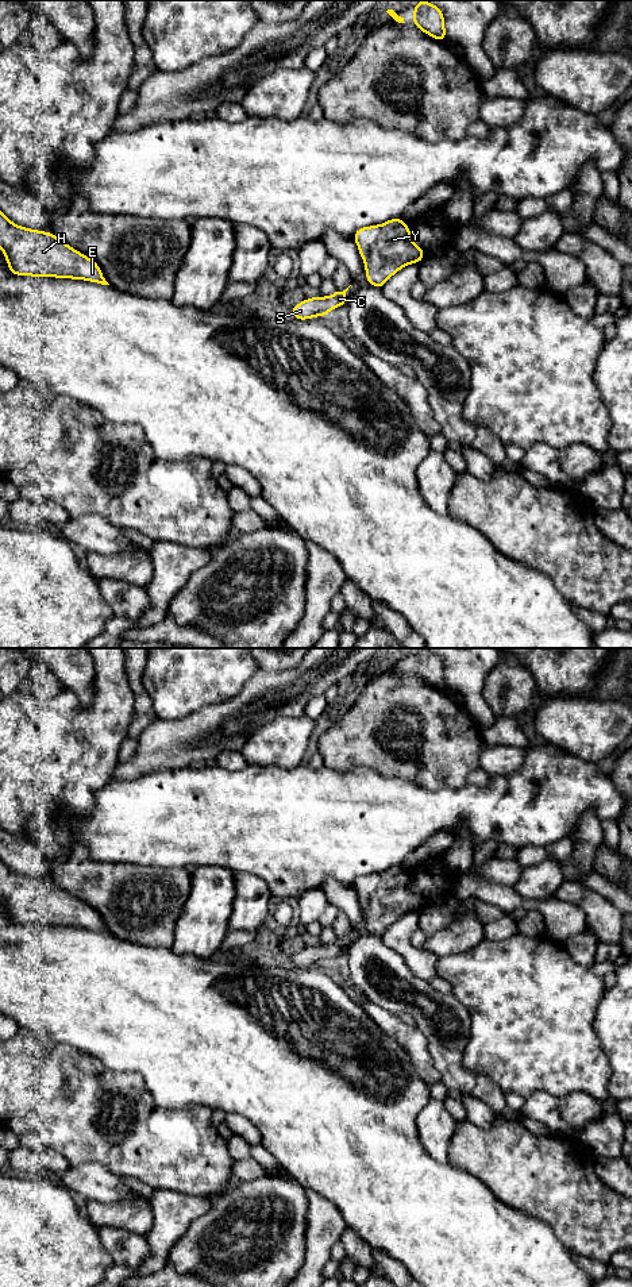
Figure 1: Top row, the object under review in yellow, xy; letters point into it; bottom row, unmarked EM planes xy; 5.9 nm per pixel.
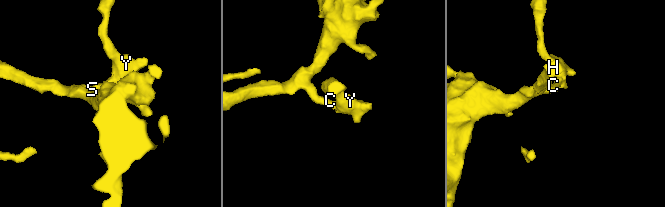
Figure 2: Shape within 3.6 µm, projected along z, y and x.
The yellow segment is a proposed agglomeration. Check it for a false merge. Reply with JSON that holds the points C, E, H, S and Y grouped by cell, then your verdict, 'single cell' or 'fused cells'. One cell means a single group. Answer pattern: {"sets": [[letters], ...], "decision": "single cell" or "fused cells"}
{"sets": [["C", "E", "H", "S", "Y"]], "decision": "single cell"}

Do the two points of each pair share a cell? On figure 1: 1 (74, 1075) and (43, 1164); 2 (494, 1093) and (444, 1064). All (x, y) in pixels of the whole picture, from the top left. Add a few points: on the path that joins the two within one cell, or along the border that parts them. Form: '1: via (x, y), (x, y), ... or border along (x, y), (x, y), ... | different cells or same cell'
1: border along (20, 1143), (31, 1148), (53, 1148), (70, 1164) | different cells
2: via (482, 1089), (457, 1075) | same cell

